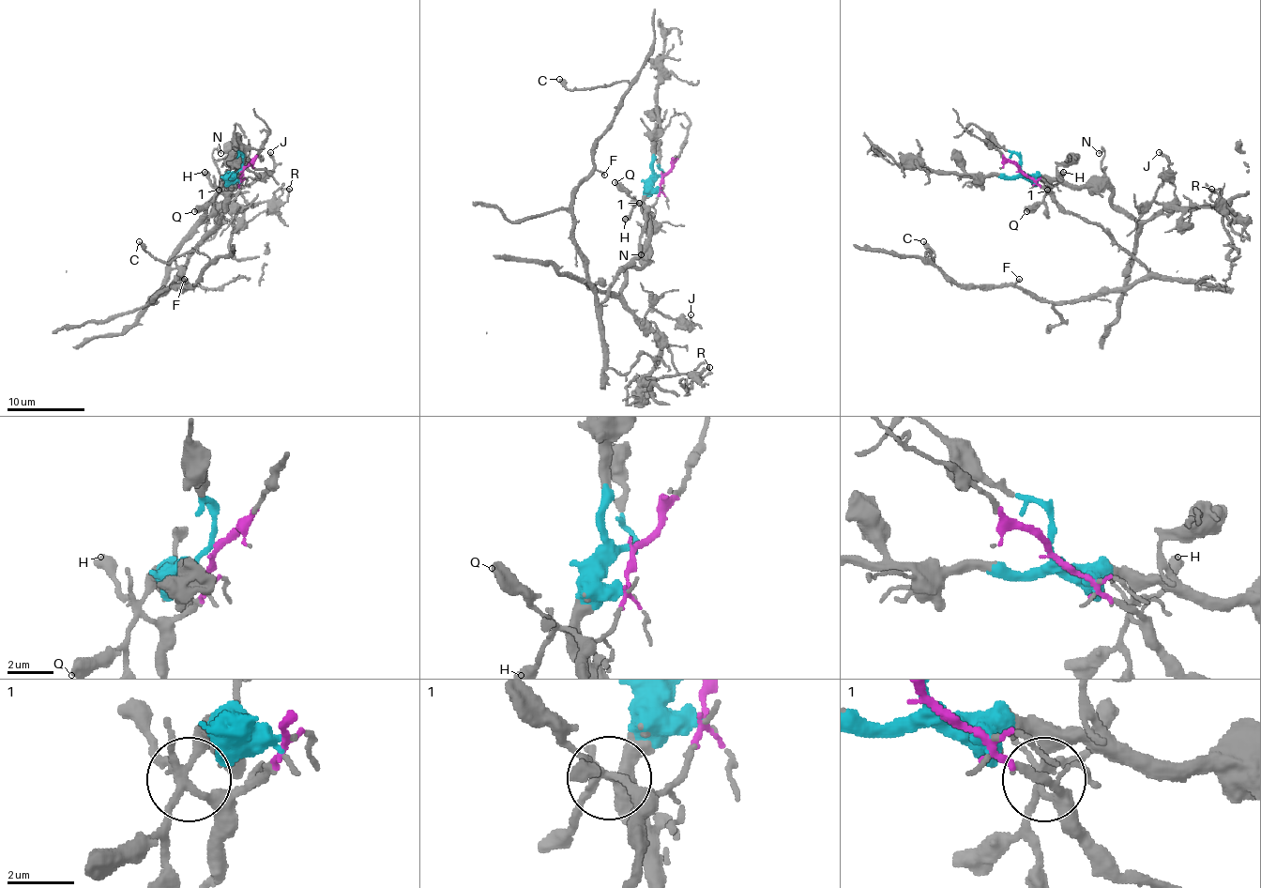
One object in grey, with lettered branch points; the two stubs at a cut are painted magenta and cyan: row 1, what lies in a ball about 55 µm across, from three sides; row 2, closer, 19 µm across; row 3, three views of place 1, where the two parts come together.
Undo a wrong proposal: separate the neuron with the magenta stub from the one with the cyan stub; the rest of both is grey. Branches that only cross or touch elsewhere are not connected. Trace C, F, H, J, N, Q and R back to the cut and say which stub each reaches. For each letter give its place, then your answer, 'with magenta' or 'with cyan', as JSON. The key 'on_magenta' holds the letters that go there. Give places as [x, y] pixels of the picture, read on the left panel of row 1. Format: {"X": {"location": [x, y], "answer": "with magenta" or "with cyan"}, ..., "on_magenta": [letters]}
{"C": {"location": [139, 241], "answer": "with magenta"}, "F": {"location": [184, 279], "answer": "with magenta"}, "H": {"location": [205, 172], "answer": "with magenta"}, "J": {"location": [270, 152], "answer": "with cyan"}, "N": {"location": [220, 153], "answer": "with cyan"}, "Q": {"location": [194, 211], "answer": "with cyan"}, "R": {"location": [289, 189], "answer": "with cyan"}, "on_magenta": ["C", "F", "H"]}

